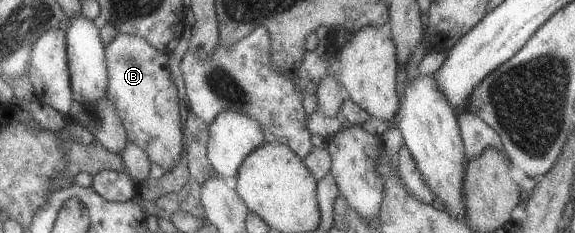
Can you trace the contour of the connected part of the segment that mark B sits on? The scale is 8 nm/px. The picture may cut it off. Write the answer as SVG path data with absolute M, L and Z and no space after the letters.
M120 34L104 46L108 73L106 98L125 129L128 143L138 145L162 171L170 171L183 156L183 135L178 117L178 97L167 54L156 51L137 35Z

